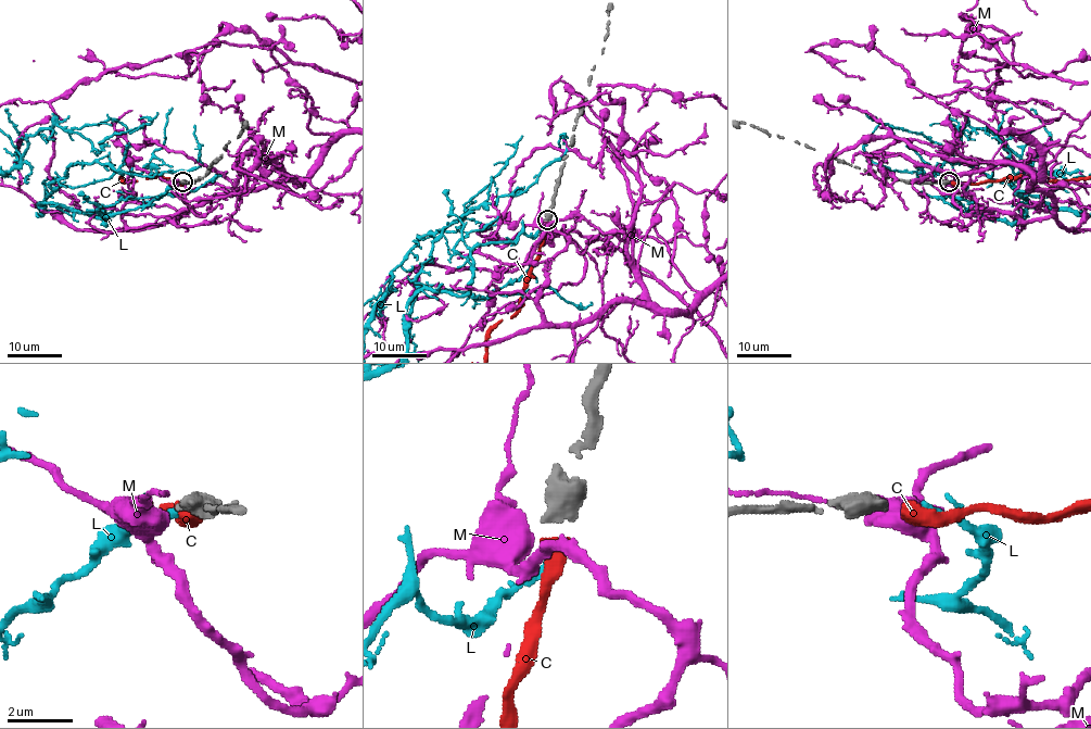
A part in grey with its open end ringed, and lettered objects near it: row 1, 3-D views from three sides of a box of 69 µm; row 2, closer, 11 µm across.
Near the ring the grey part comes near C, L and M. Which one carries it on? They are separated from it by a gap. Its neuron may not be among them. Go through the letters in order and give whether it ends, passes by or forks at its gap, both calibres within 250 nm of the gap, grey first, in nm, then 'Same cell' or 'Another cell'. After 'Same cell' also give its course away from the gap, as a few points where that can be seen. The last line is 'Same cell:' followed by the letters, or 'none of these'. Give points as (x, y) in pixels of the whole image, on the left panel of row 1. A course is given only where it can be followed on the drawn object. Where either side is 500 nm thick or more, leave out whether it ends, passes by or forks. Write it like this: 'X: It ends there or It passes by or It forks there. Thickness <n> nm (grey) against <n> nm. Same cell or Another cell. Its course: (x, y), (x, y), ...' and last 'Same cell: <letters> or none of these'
C: Thickness 600 nm (grey) against 500 nm. Another cell
L: Thickness 600 nm (grey) against 200 nm. Another cell
M: Thickness 600 nm (grey) against 750 nm. Another cell
Same cell: none of these

